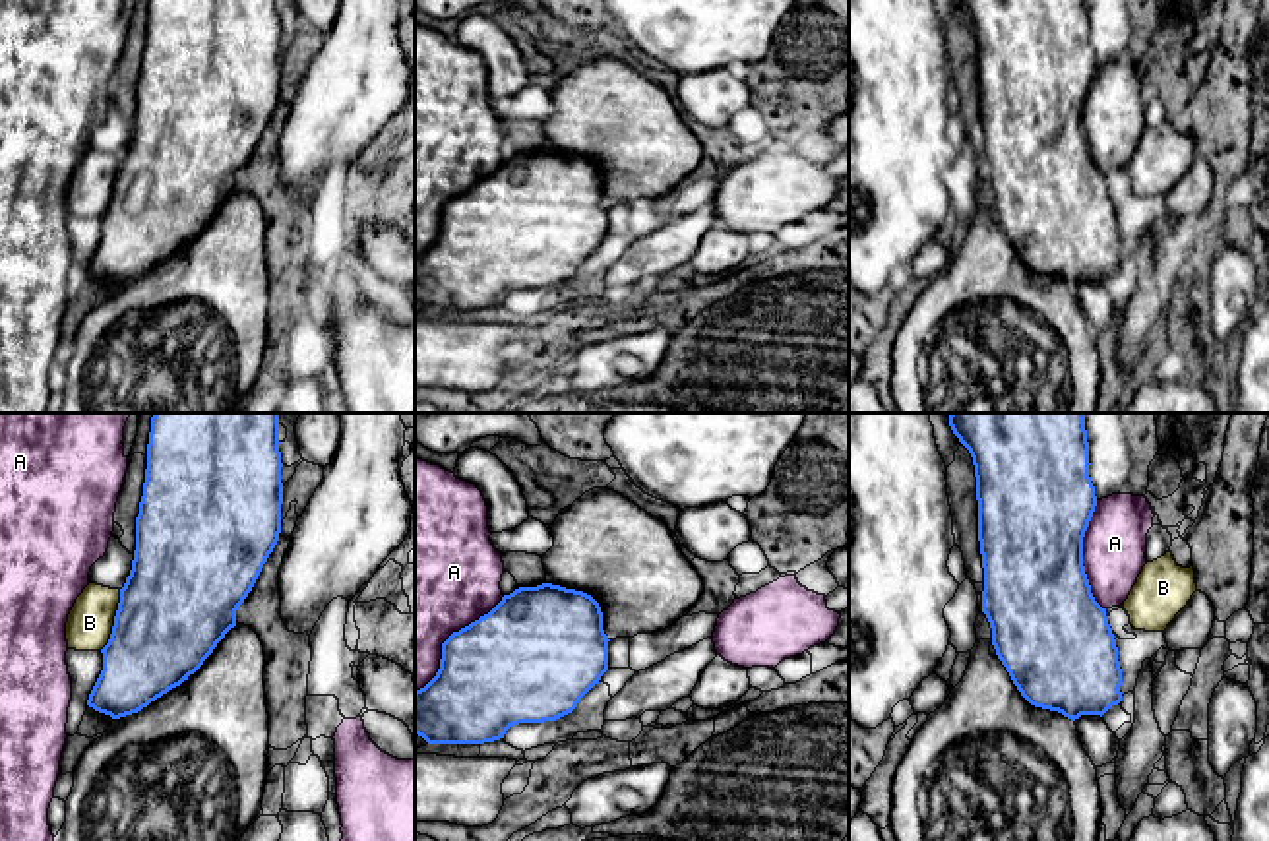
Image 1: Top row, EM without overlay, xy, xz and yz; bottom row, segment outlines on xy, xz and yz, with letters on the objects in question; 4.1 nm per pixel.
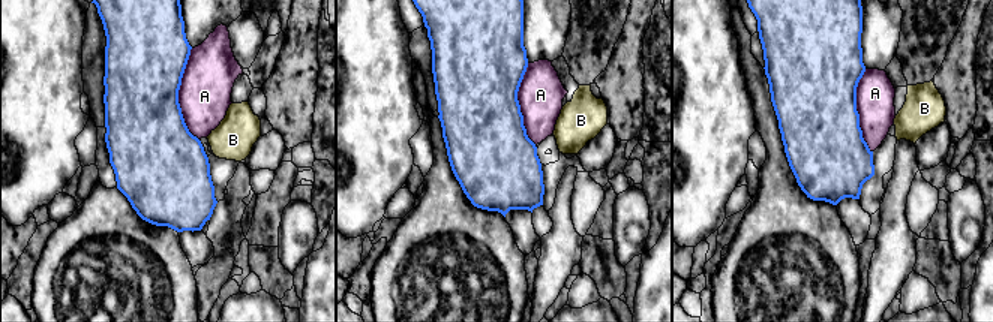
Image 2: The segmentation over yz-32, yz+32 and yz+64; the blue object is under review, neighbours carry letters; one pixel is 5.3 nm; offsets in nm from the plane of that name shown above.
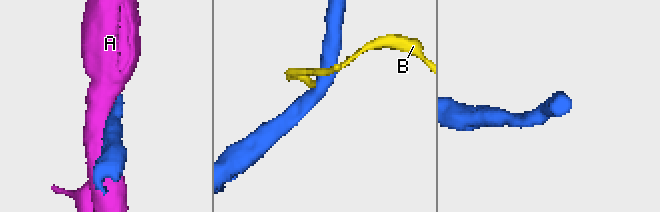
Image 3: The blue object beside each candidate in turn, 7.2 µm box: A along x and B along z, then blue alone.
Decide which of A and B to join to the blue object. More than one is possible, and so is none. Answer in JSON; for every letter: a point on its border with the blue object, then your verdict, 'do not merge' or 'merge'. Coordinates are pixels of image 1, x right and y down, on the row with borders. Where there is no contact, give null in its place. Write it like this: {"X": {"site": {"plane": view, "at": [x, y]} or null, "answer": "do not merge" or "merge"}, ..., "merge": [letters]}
{"A": {"site": {"plane": "xz", "at": [448, 638]}, "answer": "do not merge"}, "B": {"site": {"plane": "xy", "at": [115, 621]}, "answer": "do not merge"}, "merge": []}

